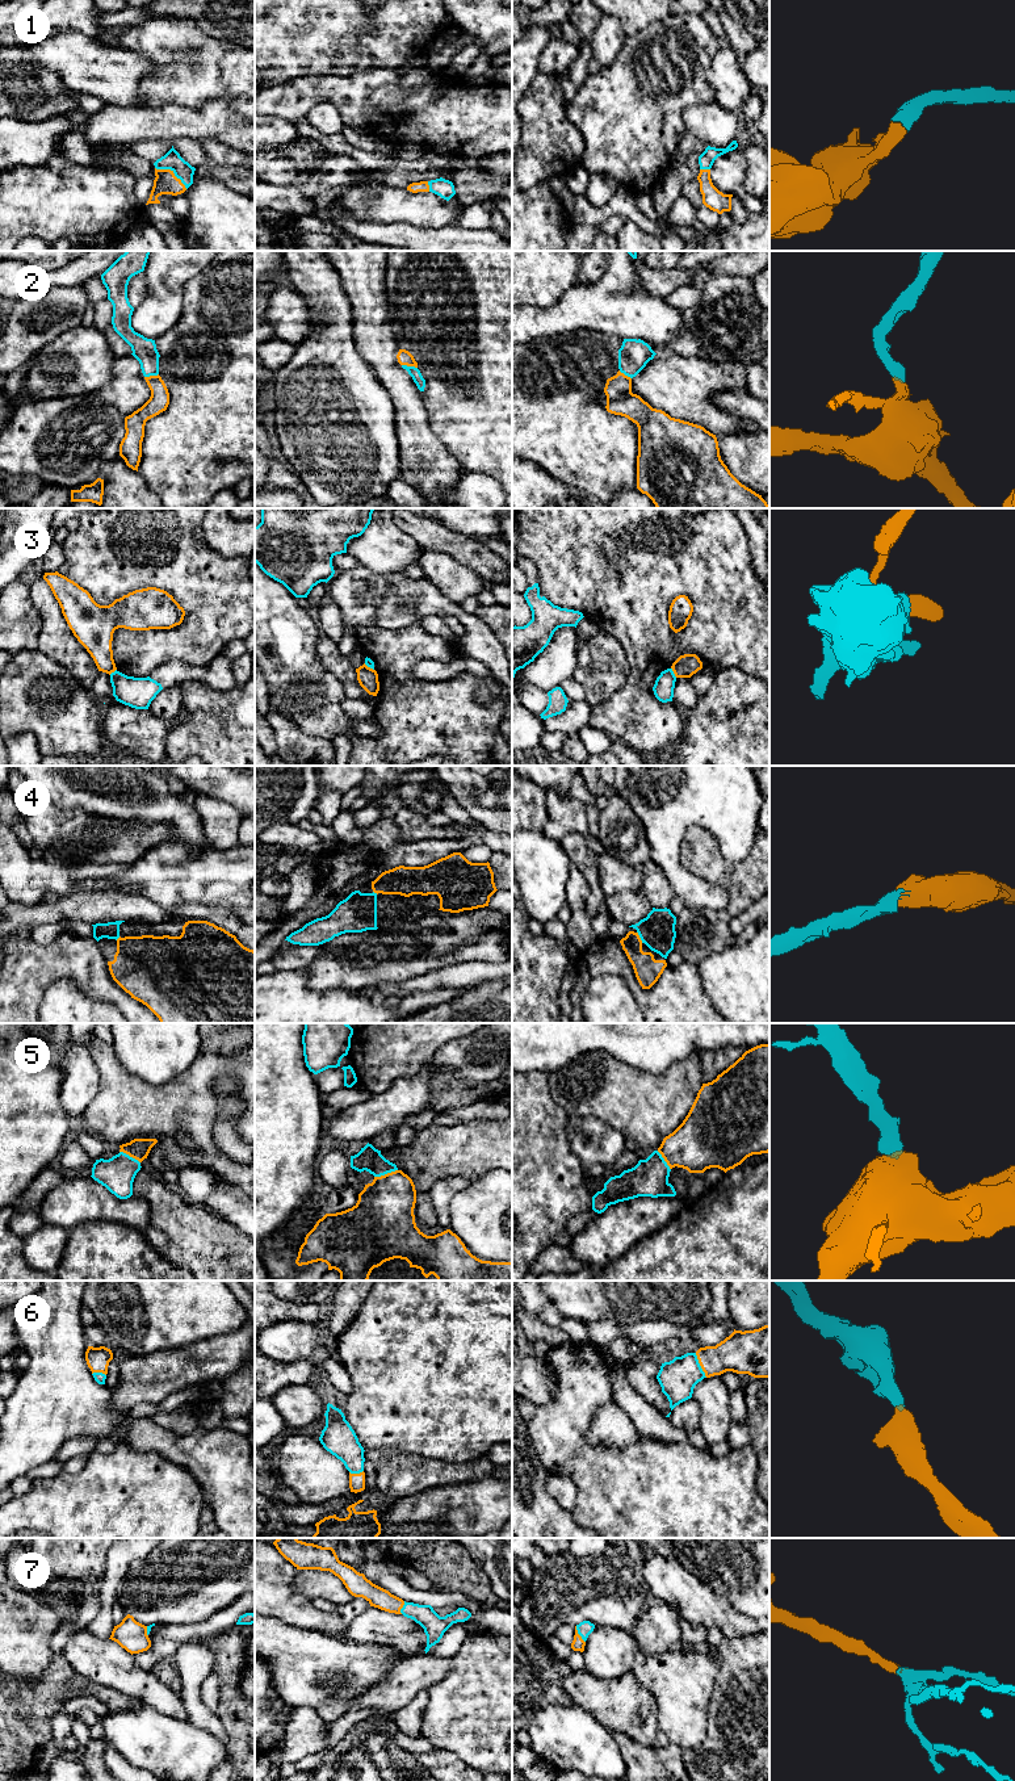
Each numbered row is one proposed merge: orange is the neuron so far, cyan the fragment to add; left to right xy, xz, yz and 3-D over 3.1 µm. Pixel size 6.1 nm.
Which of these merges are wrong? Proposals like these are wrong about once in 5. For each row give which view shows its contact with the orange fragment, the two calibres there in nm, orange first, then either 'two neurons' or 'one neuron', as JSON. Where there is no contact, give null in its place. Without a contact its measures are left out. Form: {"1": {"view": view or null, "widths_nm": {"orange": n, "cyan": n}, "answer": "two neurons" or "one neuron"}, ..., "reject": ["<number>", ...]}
{"1": {"view": "xy", "widths_nm": {"orange": 140, "cyan": 120}, "answer": "one neuron"}, "2": {"view": "xz", "widths_nm": {"orange": 90, "cyan": 70}, "answer": "one neuron"}, "3": {"view": "yz", "widths_nm": {"orange": 140, "cyan": 130}, "answer": "two neurons"}, "4": {"view": "yz", "widths_nm": {"orange": 160, "cyan": 220}, "answer": "one neuron"}, "5": {"view": "xz", "widths_nm": {"orange": 360, "cyan": 150}, "answer": "one neuron"}, "6": {"view": "yz", "widths_nm": {"orange": 240, "cyan": 220}, "answer": "one neuron"}, "7": {"view": "yz", "widths_nm": {"orange": 80, "cyan": 90}, "answer": "one neuron"}, "reject": ["3"]}

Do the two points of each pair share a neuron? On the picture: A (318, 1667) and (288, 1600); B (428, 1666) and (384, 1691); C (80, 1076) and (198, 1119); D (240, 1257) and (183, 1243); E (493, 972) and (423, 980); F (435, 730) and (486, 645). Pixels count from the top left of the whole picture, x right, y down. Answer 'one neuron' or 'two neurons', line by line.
A: two neurons
B: one neuron
C: two neurons
D: one neuron
E: one neuron
F: two neurons

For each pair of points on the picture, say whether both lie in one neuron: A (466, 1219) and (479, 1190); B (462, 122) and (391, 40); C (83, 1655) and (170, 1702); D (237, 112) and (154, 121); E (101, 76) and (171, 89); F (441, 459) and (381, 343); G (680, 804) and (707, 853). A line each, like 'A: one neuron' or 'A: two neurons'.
A: one neuron
B: two neurons
C: one neuron
D: one neuron
E: two neurons
F: one neuron
G: two neurons

